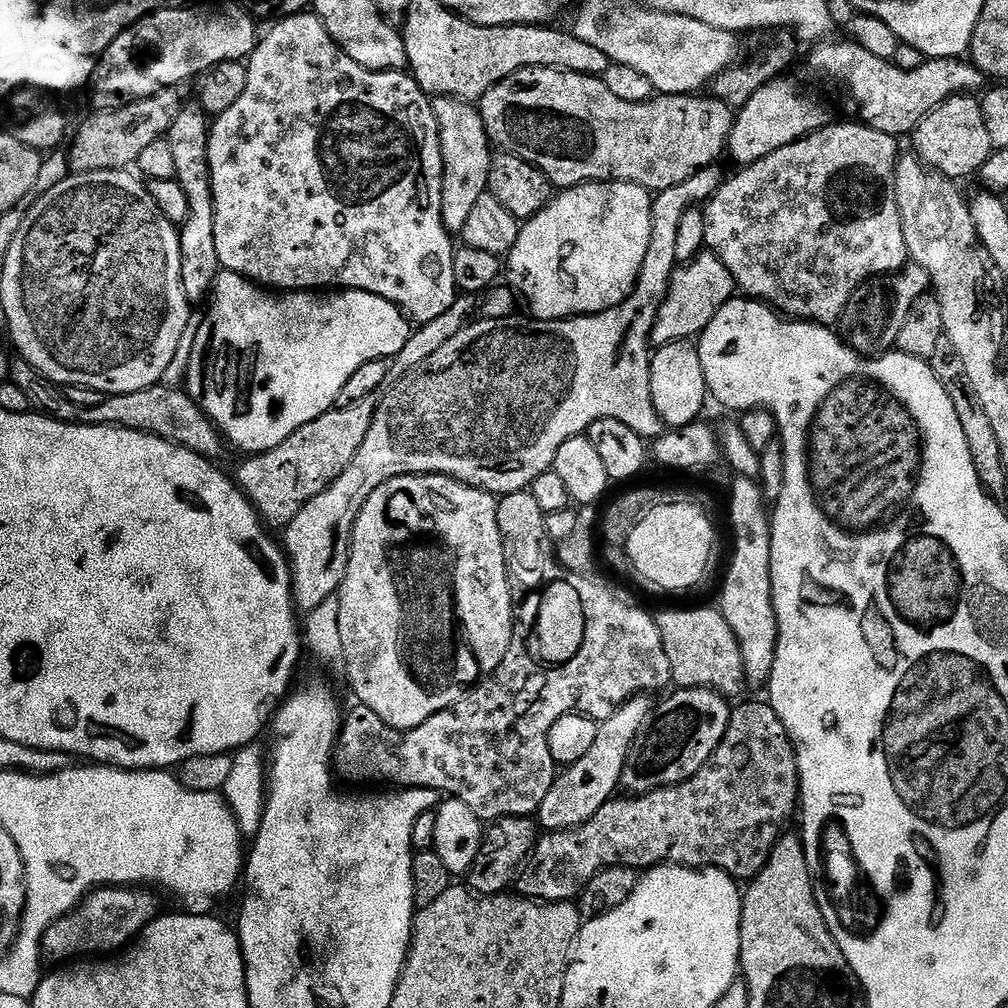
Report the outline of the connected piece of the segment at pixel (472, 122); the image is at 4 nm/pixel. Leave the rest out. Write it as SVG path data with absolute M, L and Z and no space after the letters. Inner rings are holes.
M441 96L432 100L432 109L438 122L444 163L442 222L448 233L460 234L463 233L466 221L470 219L478 198L482 198L488 192L494 145L488 139L479 107L475 103L454 100L451 96Z

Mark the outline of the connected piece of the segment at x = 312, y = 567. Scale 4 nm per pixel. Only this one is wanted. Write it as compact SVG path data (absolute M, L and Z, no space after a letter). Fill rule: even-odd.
M716 166L704 168L686 178L686 182L678 182L678 186L670 186L670 190L655 193L650 250L646 250L640 281L618 306L593 316L569 316L566 320L533 319L532 324L477 319L477 324L476 321L469 323L467 328L454 334L438 354L430 354L426 362L401 375L400 381L396 385L393 383L380 396L380 405L376 407L362 446L358 446L358 454L354 454L354 462L350 462L350 466L346 466L346 470L342 470L342 474L322 490L322 494L310 498L310 502L306 502L306 506L302 506L283 529L282 547L292 566L292 594L301 613L309 614L339 593L348 565L354 522L366 498L370 498L378 486L390 482L390 478L449 476L499 498L531 489L534 478L552 468L558 446L570 438L585 435L590 425L602 418L626 422L626 426L646 442L664 435L666 425L658 410L654 410L654 398L650 394L652 330L672 284L672 273L678 267L678 226L691 208L711 200L720 189L722 175L718 169Z

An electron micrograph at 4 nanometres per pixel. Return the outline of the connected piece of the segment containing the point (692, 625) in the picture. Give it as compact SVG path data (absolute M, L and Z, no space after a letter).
M712 606L708 616L695 616L692 612L659 613L656 624L660 627L662 646L666 646L672 682L677 689L710 688L725 698L733 698L746 688L740 647L719 607Z

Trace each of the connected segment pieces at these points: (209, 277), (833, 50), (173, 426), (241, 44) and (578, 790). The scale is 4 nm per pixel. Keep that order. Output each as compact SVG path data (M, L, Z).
M199 106L181 107L172 120L170 139L174 150L176 179L188 199L188 220L179 229L182 250L182 286L193 306L203 305L212 295L216 276L222 271L218 246L214 246L214 206L212 205L212 178L208 175L208 133L210 120Z
M824 42L811 49L809 66L818 75L829 76L844 84L845 90L852 95L853 102L860 104L859 119L864 124L897 138L903 138L904 135L907 137L915 132L916 127L951 96L979 93L986 84L984 73L964 58L929 59L918 70L902 70L891 60L874 58L874 54L862 50L862 46L855 42L828 43L832 42Z
M23 358L13 359L11 363L8 371L10 383L26 393L26 398L30 398L30 406L41 416L60 420L63 424L109 424L115 428L138 430L168 440L186 450L194 450L194 454L213 462L224 462L220 460L226 459L230 453L223 434L216 429L216 423L201 410L199 404L192 401L187 391L180 388L157 386L134 390L134 394L109 396L98 406L74 406L74 402L70 402L70 398L47 380L33 364L28 364Z
M212 4L209 8L171 8L142 18L118 34L118 38L114 38L114 42L110 42L108 49L95 61L90 72L93 109L96 112L113 112L134 104L137 100L150 98L166 88L181 86L187 80L195 81L222 62L247 61L258 43L258 32L256 36L257 21L253 13L247 7L244 8L239 8L236 4Z
M647 695L635 696L623 704L610 719L603 721L598 730L598 738L594 738L594 746L590 746L586 758L578 758L578 762L567 765L557 775L550 786L550 794L542 798L542 806L538 813L538 824L545 833L568 832L572 828L582 826L602 810L608 800L617 795L620 788L622 770L626 766L628 747L634 738L648 727L649 719L654 711L654 704Z

